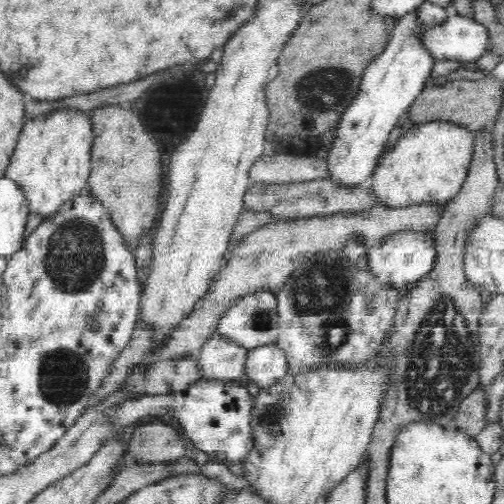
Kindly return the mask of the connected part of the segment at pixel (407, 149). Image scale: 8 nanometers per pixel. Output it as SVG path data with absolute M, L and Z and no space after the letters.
M449 121L416 123L395 142L393 149L379 159L371 175L371 194L384 207L420 204L444 205L460 192L474 152L474 135L462 125Z

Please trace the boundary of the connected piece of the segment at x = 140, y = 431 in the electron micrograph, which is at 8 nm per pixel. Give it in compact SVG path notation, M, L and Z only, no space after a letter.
M166 419L136 427L123 461L162 464L185 457L186 442L180 439L179 431Z

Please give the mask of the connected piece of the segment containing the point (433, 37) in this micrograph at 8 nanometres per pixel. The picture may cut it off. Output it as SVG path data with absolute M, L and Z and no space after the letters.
M451 13L442 23L435 26L424 25L417 32L417 40L436 59L436 62L458 61L464 64L466 62L476 62L489 52L491 35L491 30L476 21L476 17L471 19L470 17Z

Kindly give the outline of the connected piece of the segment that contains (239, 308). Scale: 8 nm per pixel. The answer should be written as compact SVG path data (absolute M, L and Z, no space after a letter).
M254 291L249 295L242 295L234 299L215 322L215 332L248 350L267 343L275 343L279 333L275 293L273 291Z

